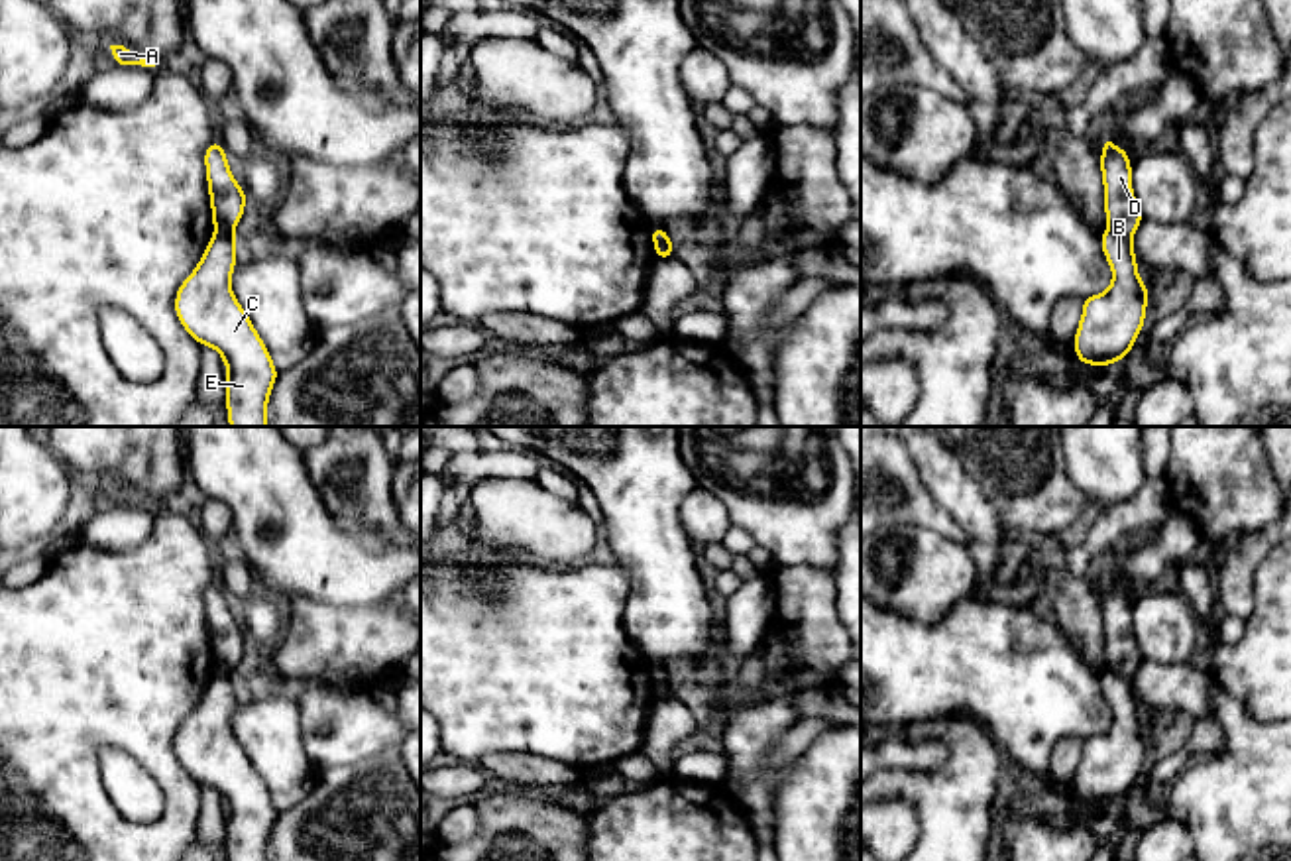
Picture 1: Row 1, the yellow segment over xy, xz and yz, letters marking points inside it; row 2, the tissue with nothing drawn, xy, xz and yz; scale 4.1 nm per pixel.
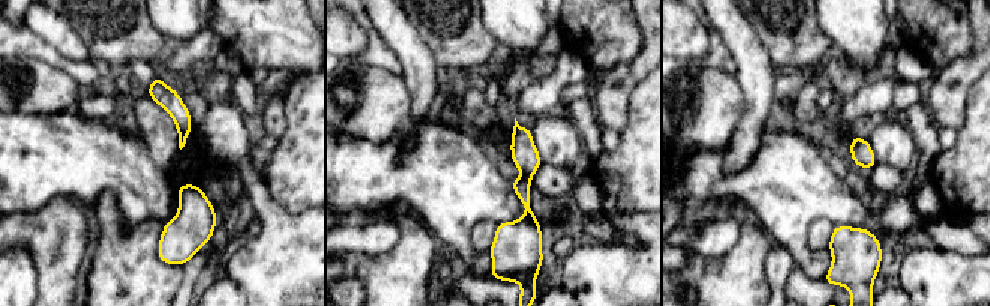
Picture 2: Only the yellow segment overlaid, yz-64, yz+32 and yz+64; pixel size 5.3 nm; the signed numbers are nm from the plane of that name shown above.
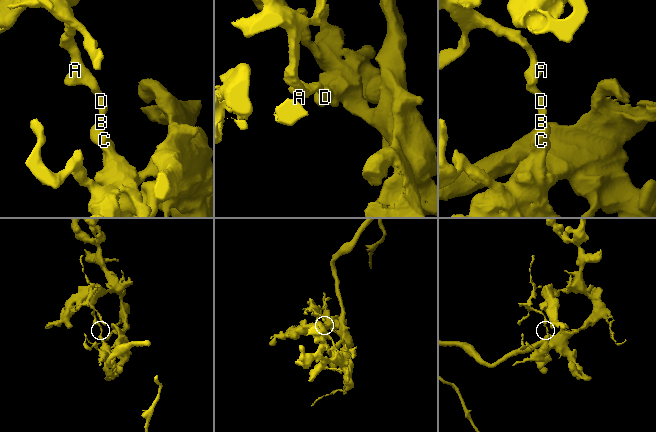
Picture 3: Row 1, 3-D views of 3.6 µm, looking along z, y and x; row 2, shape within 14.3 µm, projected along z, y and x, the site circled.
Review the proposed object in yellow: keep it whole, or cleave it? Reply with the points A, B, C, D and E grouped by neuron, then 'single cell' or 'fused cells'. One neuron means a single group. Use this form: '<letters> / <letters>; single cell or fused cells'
A D / B C E; fused cells

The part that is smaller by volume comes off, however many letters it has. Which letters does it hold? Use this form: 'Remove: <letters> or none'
Remove: A, D

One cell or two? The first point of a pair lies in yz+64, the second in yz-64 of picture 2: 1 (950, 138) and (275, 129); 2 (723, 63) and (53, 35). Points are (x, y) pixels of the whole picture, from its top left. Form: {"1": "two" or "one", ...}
{"1": "two", "2": "two"}

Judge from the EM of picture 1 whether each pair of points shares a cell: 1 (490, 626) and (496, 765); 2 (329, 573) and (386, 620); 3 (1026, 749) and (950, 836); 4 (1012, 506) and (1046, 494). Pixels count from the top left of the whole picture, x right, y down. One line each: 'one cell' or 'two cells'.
1: two cells
2: two cells
3: two cells
4: one cell

